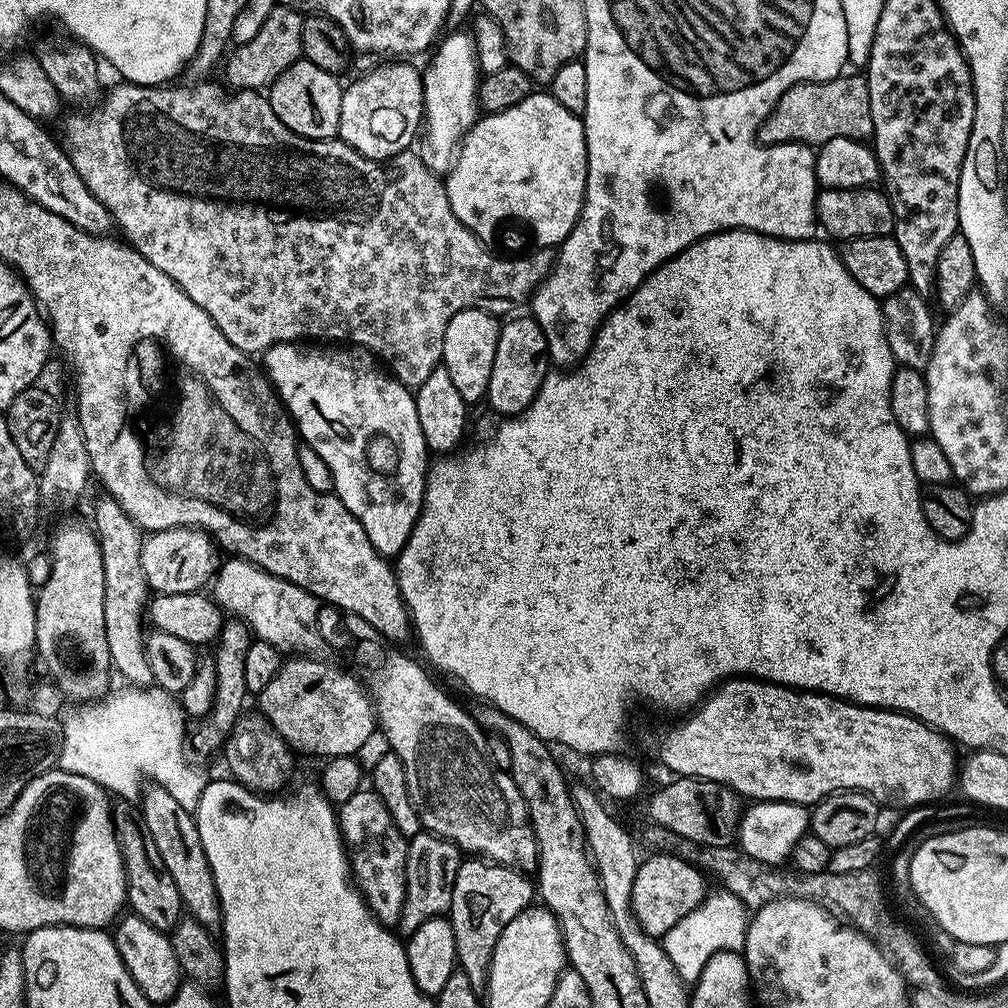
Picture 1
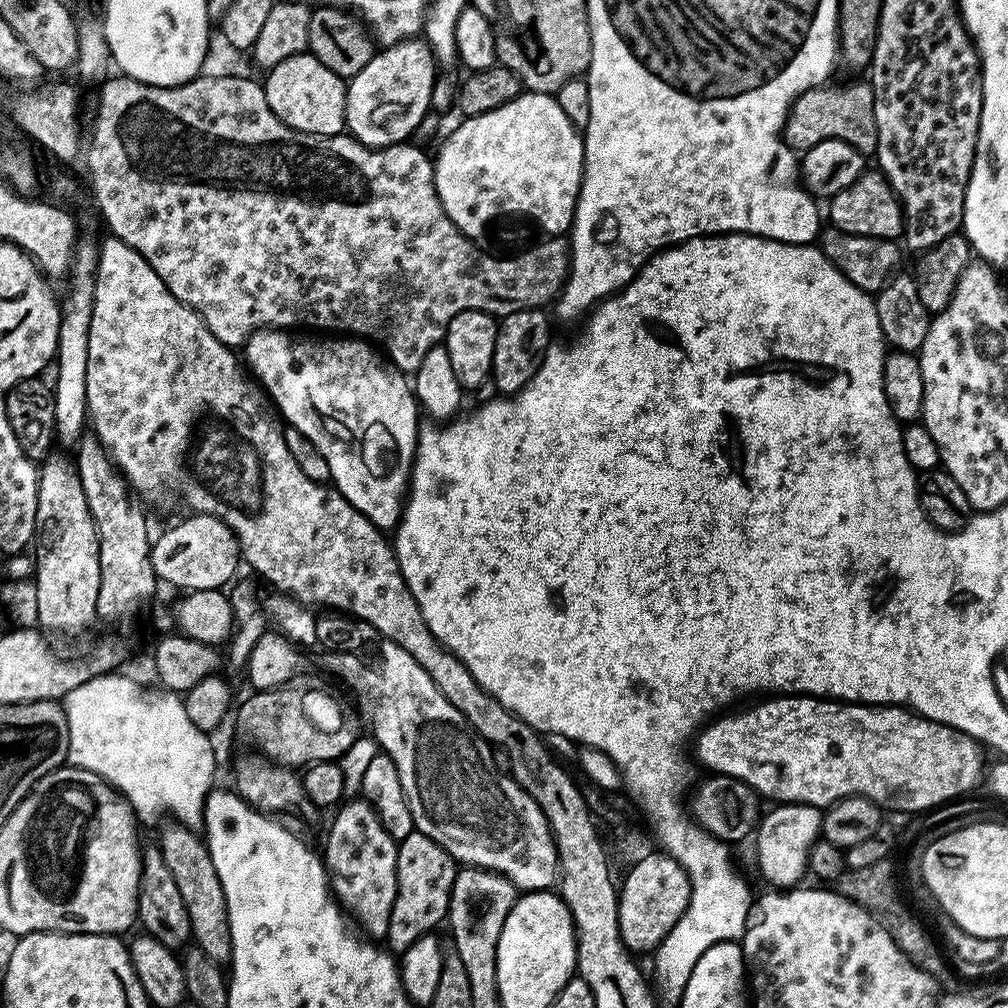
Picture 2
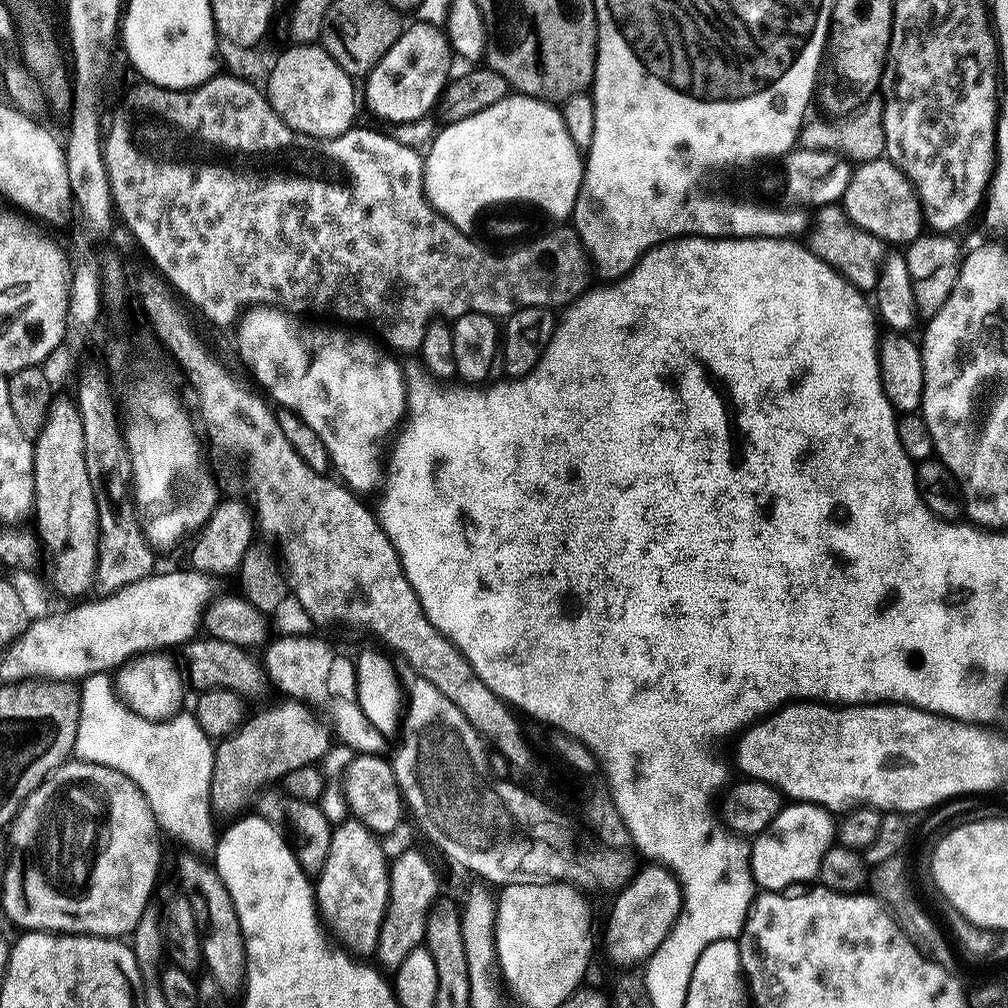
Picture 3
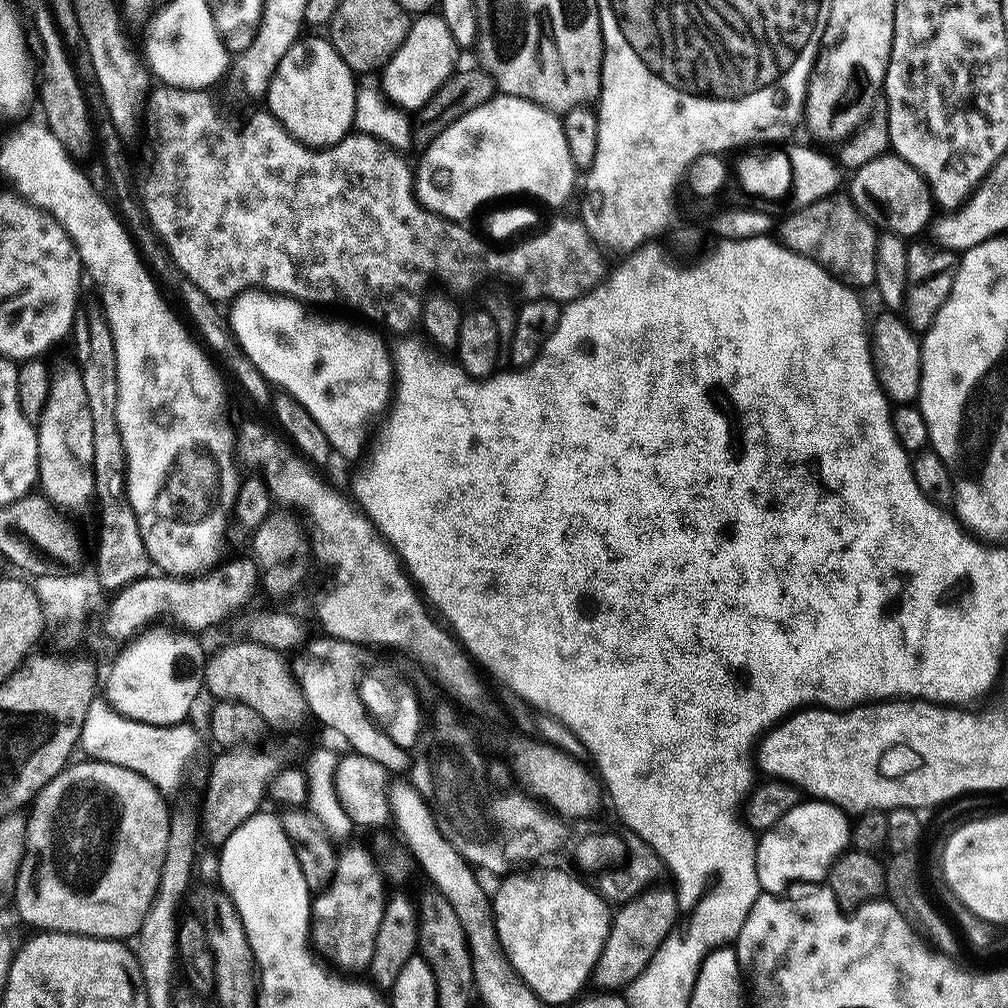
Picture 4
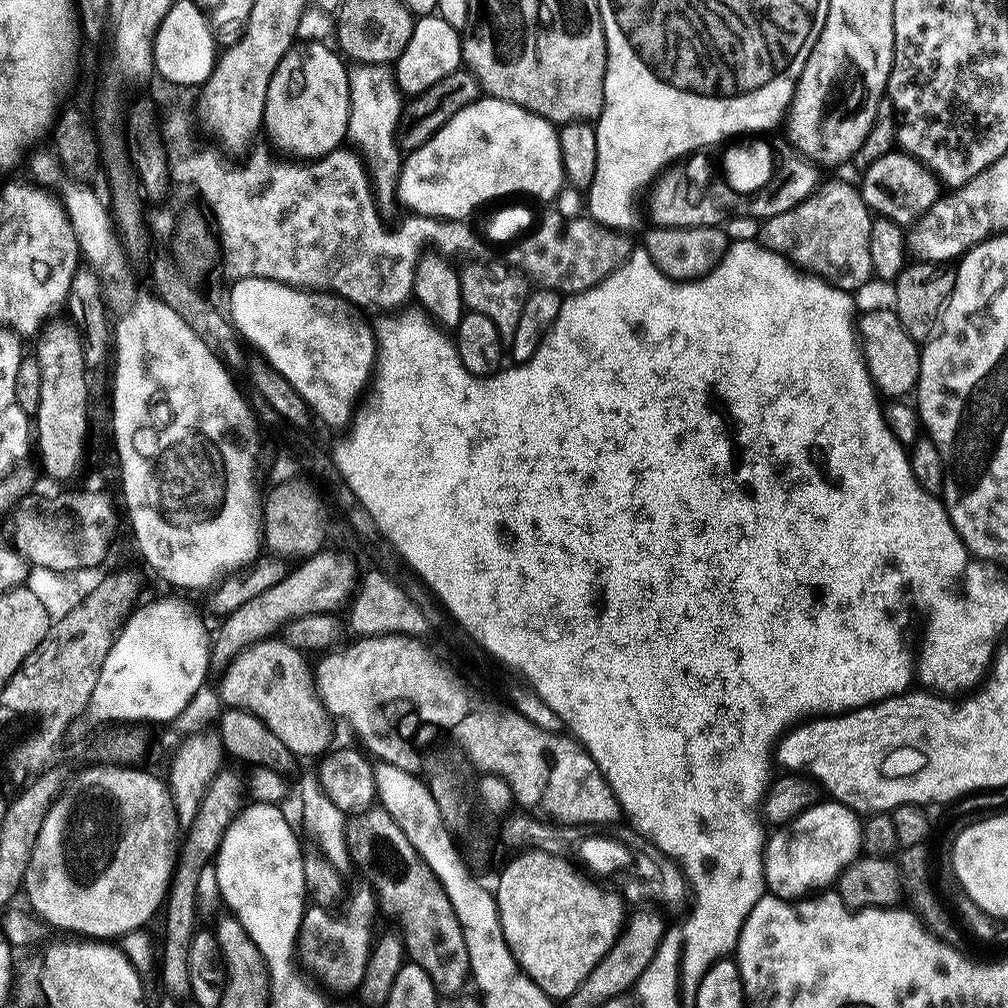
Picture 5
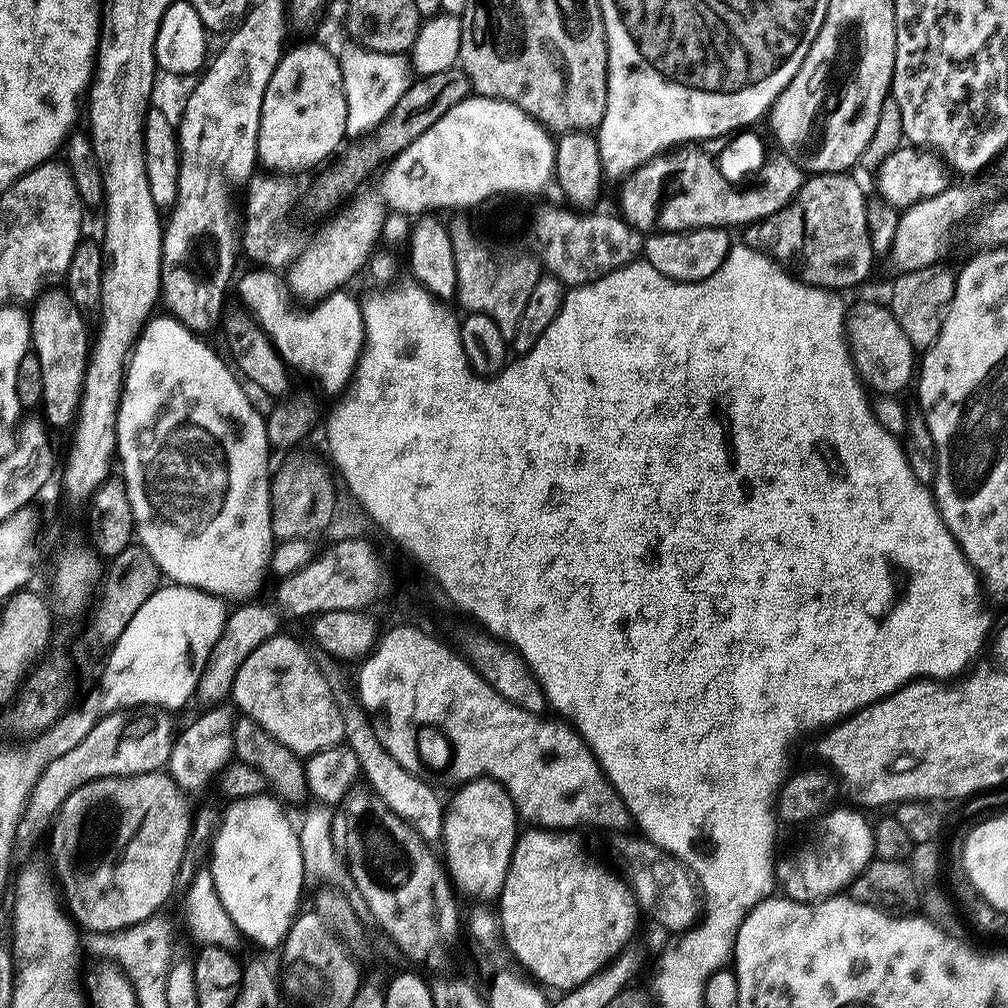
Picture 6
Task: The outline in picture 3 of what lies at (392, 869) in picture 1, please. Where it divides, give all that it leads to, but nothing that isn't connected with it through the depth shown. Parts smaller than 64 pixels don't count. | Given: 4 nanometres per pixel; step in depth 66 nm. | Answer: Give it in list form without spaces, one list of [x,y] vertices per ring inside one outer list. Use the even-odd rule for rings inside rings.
[[[355,818],[341,819],[332,830],[330,854],[326,858],[326,866],[322,866],[322,870],[314,880],[316,906],[327,931],[349,953],[360,958],[368,958],[375,953],[378,946],[378,934],[382,930],[382,918],[386,914],[386,906],[388,905],[390,856],[384,853],[384,848],[380,844],[383,844],[381,837],[377,836],[375,832],[371,832],[360,820]]]

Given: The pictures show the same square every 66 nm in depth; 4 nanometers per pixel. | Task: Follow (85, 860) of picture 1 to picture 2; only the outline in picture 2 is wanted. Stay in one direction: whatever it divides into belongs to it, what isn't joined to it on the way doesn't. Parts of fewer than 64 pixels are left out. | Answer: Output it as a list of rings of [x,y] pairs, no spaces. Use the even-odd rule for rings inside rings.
[[[61,766],[60,776],[68,780],[84,780],[92,792],[100,792],[100,820],[96,820],[96,832],[92,832],[92,844],[88,844],[88,868],[84,868],[84,884],[80,884],[80,896],[68,904],[68,908],[44,908],[40,916],[32,916],[32,924],[44,924],[44,932],[81,932],[95,936],[124,934],[131,924],[135,925],[140,910],[140,866],[142,843],[136,837],[138,817],[124,797],[107,781],[88,769]]]

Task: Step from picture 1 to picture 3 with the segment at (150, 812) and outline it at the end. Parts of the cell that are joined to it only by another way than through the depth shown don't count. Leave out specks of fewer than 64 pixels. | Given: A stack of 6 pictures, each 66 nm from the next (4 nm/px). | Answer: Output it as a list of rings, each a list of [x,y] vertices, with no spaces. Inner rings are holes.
[[[184,850],[176,860],[176,876],[180,879],[179,891],[188,897],[196,915],[196,924],[200,927],[200,955],[203,967],[208,967],[207,975],[217,988],[225,993],[239,993],[244,986],[244,974],[248,971],[248,959],[244,949],[242,930],[230,890],[222,882],[211,863],[203,855],[192,850]]]

